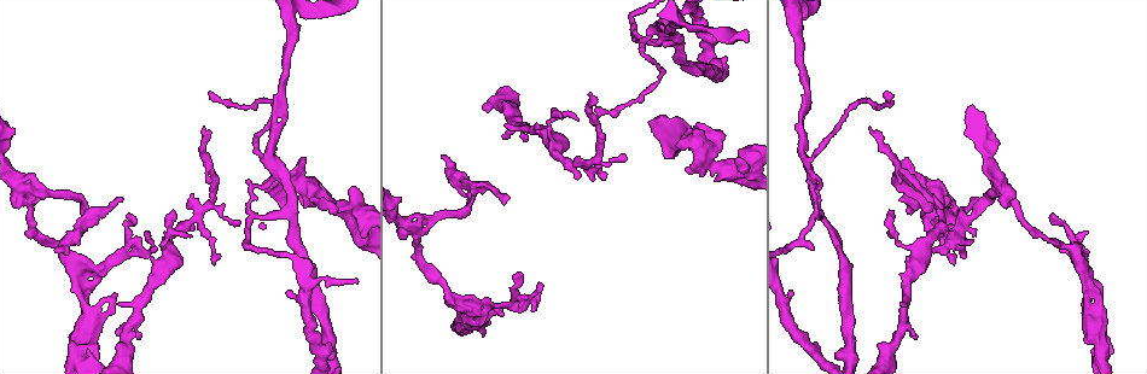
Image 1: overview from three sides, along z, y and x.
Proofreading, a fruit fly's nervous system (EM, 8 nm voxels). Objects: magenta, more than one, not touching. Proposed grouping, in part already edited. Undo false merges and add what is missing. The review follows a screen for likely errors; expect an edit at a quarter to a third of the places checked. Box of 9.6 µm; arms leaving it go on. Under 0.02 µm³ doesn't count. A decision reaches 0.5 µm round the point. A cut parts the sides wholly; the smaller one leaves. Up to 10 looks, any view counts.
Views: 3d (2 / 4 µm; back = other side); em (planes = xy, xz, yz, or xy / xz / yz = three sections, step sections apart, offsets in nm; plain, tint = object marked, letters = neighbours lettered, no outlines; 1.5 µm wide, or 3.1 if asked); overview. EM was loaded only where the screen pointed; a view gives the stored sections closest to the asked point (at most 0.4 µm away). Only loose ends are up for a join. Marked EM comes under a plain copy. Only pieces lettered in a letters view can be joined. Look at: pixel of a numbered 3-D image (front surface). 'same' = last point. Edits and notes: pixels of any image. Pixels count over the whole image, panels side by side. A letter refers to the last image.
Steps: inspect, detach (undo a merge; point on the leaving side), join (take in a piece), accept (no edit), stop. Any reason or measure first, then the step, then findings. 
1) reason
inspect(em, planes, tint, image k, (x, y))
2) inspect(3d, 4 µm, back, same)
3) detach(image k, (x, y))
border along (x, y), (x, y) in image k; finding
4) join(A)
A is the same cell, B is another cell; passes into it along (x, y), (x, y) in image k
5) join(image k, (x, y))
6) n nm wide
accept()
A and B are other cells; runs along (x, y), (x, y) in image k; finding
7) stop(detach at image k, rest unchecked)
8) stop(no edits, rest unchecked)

inspect(em, planes, letters, image 1, (913, 213))

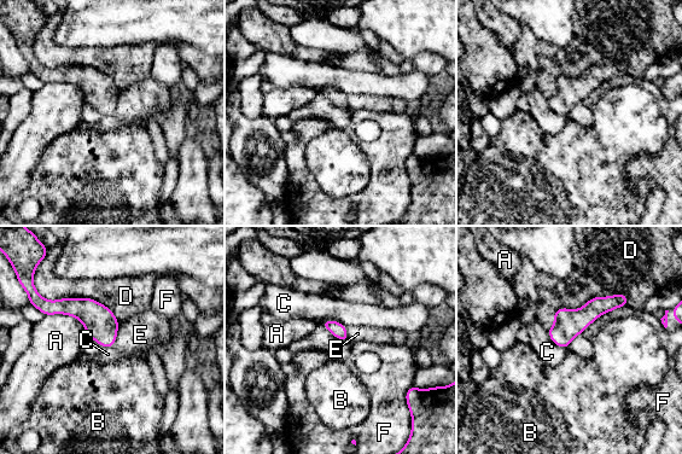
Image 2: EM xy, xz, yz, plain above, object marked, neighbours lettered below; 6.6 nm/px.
accept()
A, B, C, D, E and F are other cells; border along (118, 321), (114, 344) in image 2; no lettered piece goes on from it

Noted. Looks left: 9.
an open end
inspect(em, planes, letters, image 1, (953, 263))

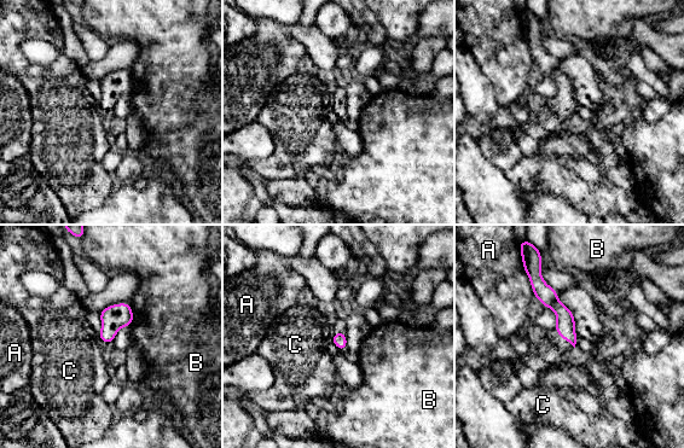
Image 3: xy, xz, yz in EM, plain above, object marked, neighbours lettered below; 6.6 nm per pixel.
90 nm wide
accept()
A, B and C are other cells; no lettered piece goes on from it

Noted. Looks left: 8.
branch point
inspect(em, xy, step 8, letters, image 1, (419, 229))

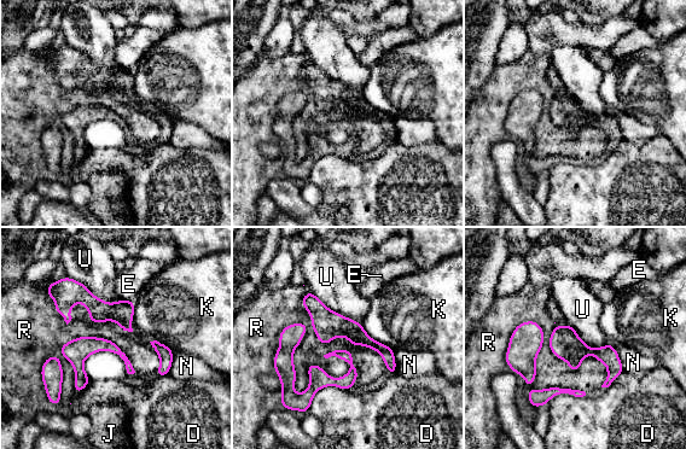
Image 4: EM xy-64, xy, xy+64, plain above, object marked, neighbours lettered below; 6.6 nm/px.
accept()
D, E, J, K, N, R and U are other cells; runs along (304, 301), (377, 345), (393, 369) in image 4; one neuron here

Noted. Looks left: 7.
branch stops here
inspect(em, planes, tint, image 1, (538, 281))

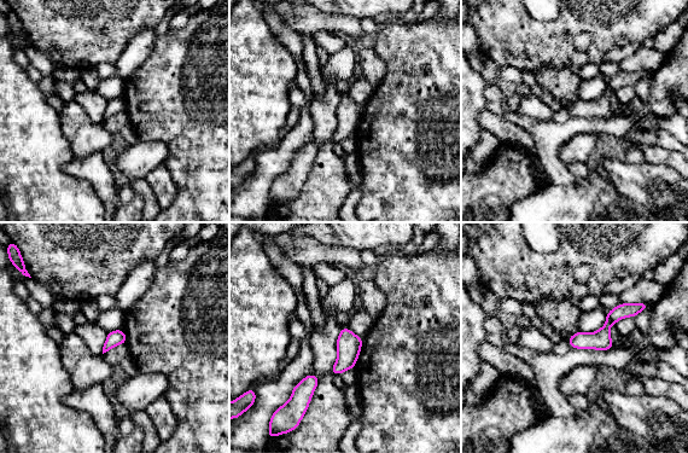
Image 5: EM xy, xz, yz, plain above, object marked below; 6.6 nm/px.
what lies round it
inspect(em, planes, letters, same)

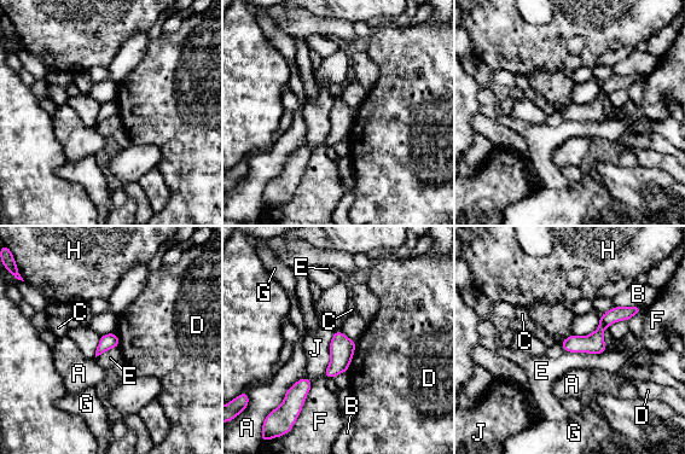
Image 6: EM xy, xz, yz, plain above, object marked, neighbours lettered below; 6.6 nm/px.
accept()
A, B, C, D, E, F, G, H and J are other cells; runs along (625, 316), (613, 316), (586, 344), (564, 344) in image 6; no lettered piece goes on from it

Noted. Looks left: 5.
stop(no edits, rest unchecked)

